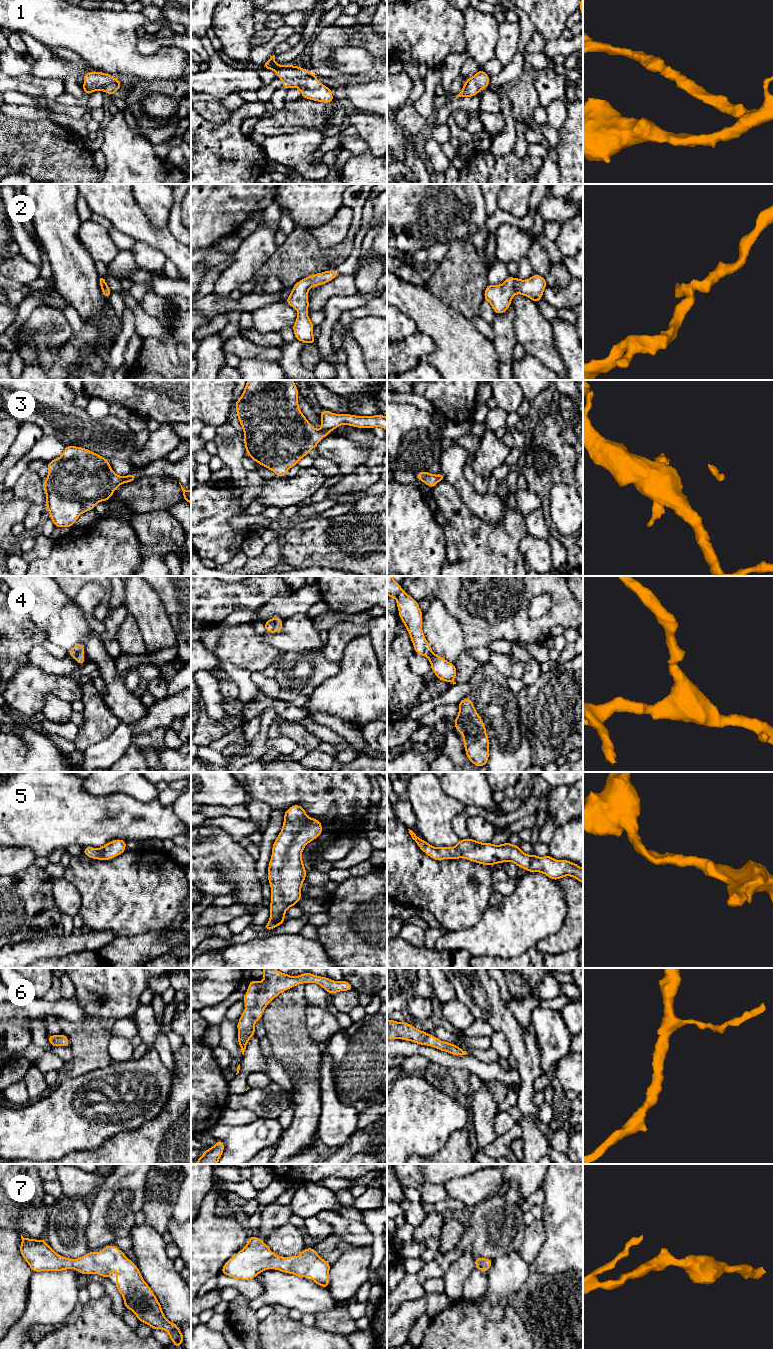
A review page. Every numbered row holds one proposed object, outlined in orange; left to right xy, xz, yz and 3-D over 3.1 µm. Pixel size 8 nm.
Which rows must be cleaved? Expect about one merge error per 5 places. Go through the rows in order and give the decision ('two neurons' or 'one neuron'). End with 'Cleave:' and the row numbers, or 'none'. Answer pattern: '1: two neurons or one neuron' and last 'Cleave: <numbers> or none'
1: one neuron
2: one neuron
3: two neurons
4: one neuron
5: one neuron
6: one neuron
7: one neuron
Cleave: 3

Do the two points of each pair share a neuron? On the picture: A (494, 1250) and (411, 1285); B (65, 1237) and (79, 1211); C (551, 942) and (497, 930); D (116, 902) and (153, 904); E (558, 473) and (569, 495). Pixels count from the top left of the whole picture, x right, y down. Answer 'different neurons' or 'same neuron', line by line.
A: same neuron
B: same neuron
C: different neurons
D: same neuron
E: different neurons

